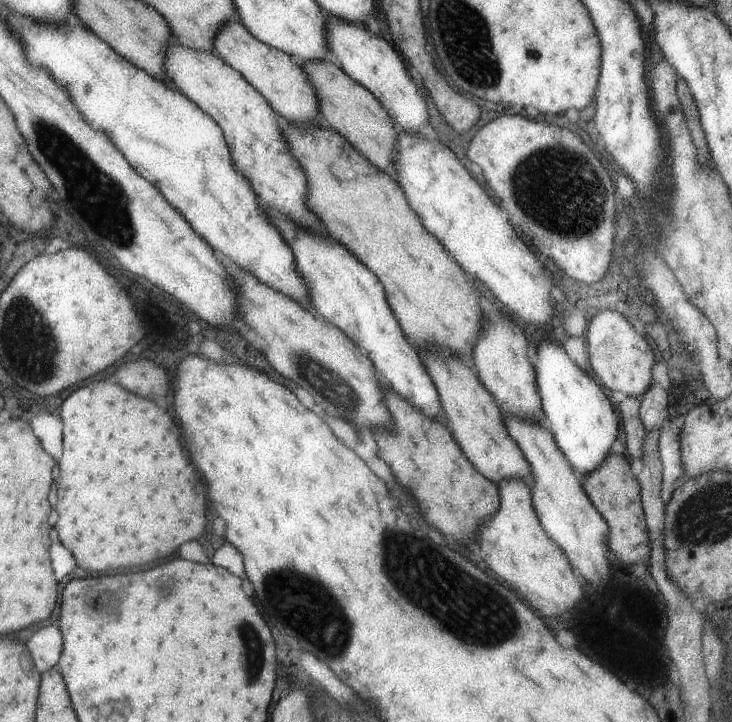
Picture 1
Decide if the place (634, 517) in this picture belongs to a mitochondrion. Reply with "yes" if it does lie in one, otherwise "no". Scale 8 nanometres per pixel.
no

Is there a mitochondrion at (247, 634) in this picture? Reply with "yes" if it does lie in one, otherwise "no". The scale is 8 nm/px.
yes

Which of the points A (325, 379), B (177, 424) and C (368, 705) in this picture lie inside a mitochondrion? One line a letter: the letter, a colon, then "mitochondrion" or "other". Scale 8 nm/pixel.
A: mitochondrion
B: other
C: other

